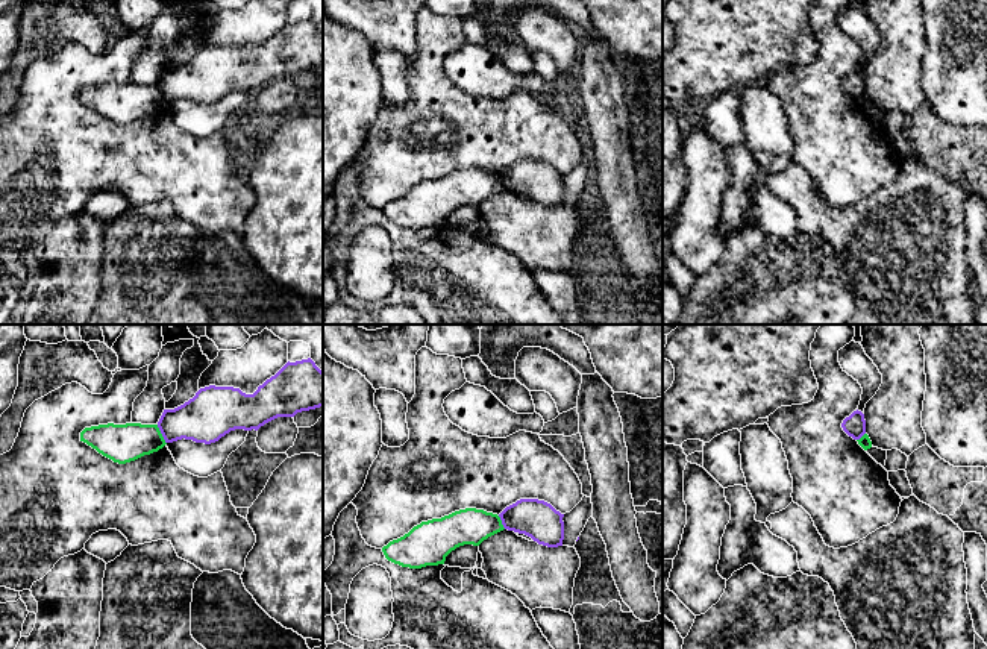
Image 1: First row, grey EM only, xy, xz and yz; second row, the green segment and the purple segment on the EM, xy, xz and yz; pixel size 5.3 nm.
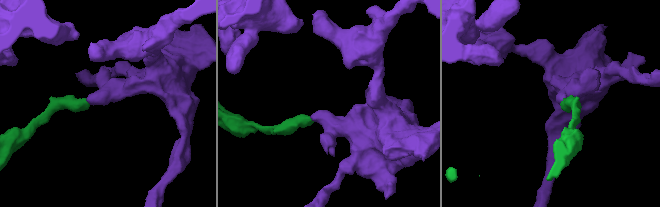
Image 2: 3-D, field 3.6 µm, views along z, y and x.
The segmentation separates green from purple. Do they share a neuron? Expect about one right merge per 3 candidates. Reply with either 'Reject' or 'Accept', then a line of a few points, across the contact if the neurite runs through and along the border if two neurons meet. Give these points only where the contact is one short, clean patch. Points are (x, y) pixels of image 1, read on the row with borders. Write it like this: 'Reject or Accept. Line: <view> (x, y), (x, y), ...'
Reject. Line: xy (156, 425), (166, 443)

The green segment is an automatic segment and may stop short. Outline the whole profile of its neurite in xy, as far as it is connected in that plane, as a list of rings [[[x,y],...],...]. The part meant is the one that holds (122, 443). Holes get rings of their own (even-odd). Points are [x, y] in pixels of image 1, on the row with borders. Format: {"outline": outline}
{"outline": [[[99,425],[85,428],[80,441],[118,464],[135,461],[162,449],[167,443],[158,425]]]}

